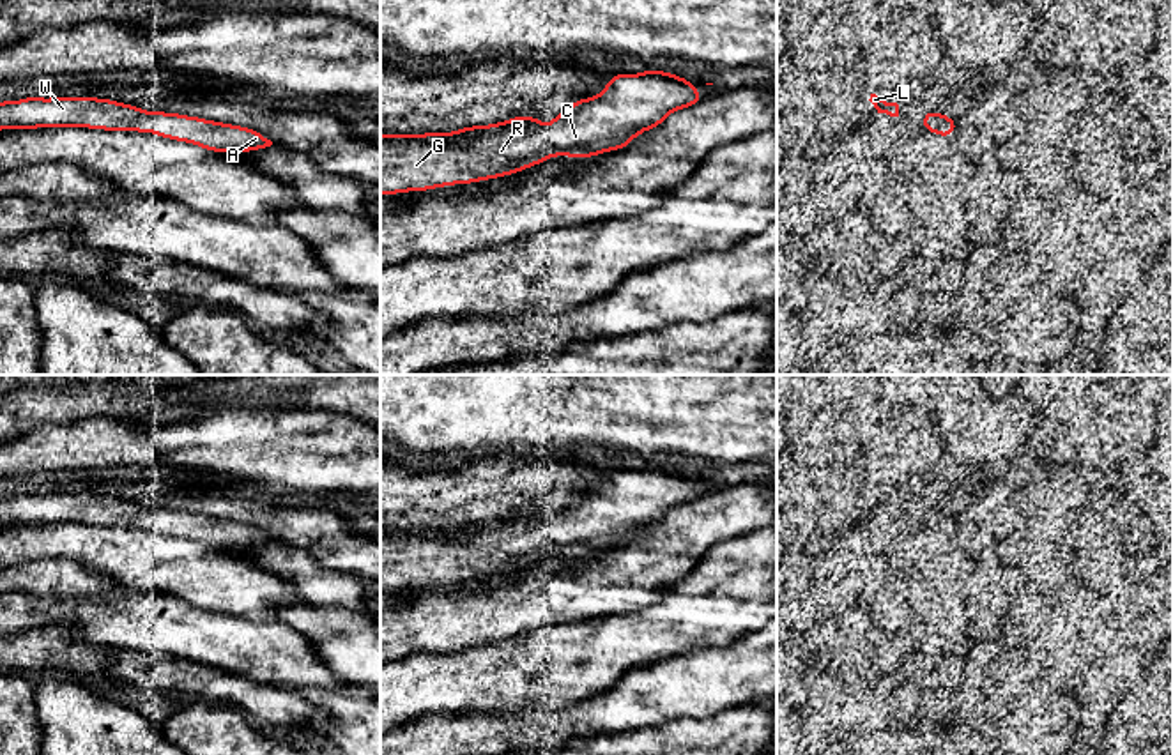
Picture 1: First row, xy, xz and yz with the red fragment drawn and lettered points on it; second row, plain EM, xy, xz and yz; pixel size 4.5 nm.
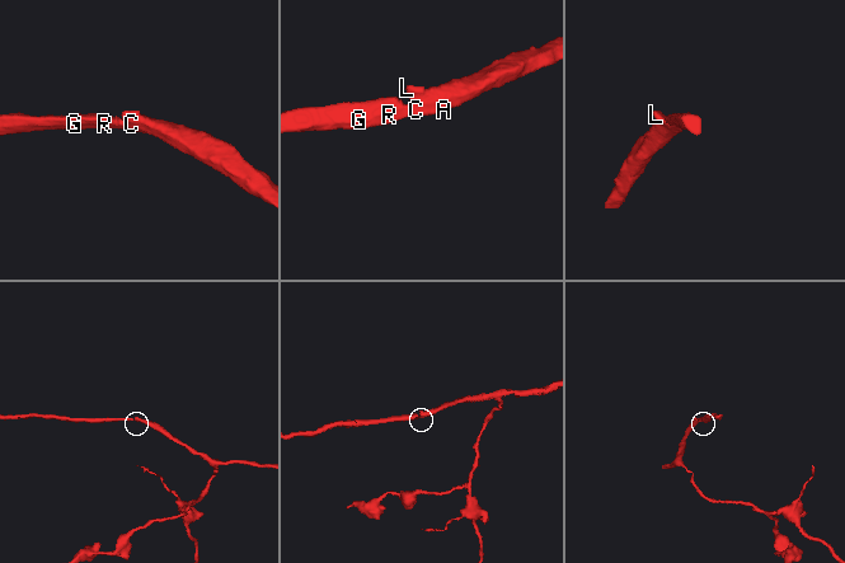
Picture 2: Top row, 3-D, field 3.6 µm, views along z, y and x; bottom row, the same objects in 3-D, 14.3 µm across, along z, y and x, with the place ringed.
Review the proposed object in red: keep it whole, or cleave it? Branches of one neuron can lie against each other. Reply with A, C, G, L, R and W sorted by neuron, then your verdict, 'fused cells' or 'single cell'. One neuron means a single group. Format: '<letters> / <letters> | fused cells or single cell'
A C G L R W | single cell

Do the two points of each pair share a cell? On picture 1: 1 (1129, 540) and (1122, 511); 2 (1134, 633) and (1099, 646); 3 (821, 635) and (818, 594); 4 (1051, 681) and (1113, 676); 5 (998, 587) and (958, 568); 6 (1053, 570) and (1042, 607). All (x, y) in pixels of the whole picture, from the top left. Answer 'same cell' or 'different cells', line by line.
1: same cell
2: same cell
3: different cells
4: same cell
5: different cells
6: different cells

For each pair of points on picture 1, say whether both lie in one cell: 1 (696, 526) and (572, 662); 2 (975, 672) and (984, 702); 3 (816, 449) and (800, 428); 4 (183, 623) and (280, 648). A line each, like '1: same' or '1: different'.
1: different
2: same
3: same
4: same

